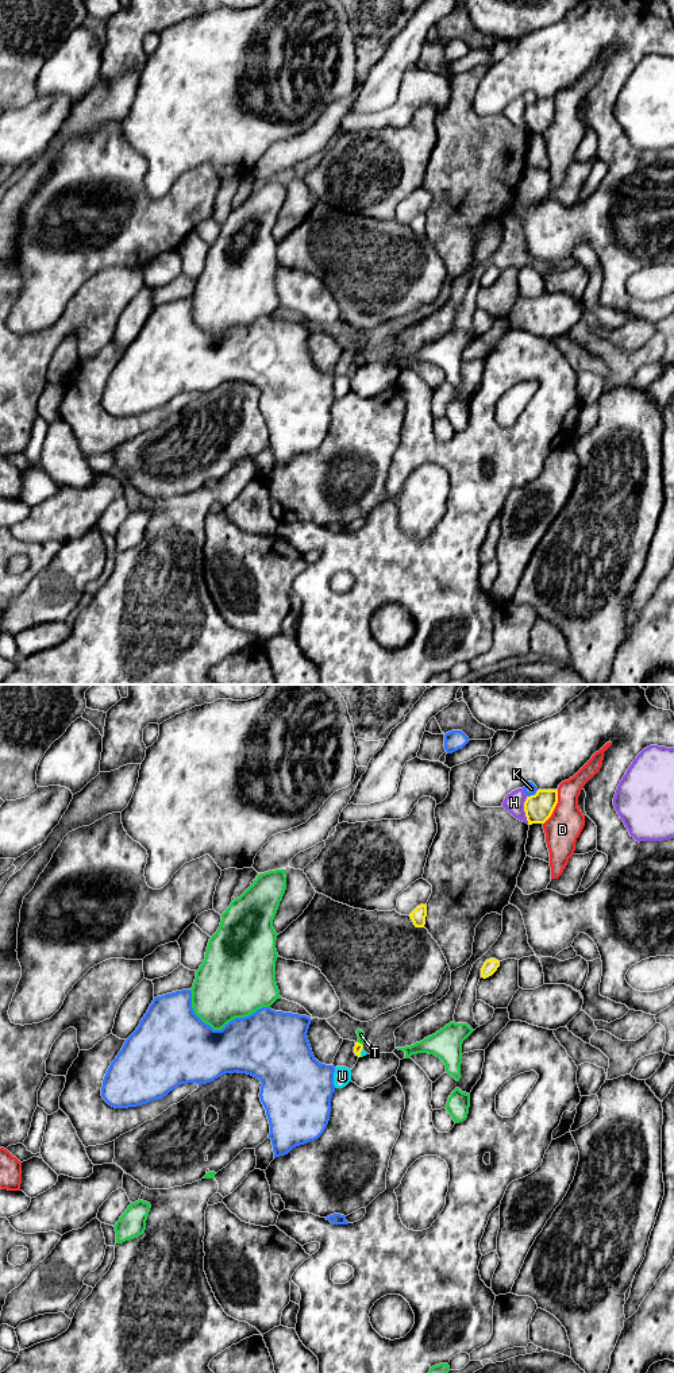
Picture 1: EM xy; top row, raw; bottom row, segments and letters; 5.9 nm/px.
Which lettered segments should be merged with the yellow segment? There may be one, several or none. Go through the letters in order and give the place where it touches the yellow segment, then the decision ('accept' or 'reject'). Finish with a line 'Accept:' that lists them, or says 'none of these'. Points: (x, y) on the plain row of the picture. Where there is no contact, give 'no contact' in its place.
D: meets yellow in xy at (554, 116); reject
H: meets yellow in xy at (524, 119); reject
K: meets yellow in xy at (532, 104); reject
T: meets yellow in xy at (358, 351); reject
U: meets yellow in xy at (361, 359); accept
Accept: U

